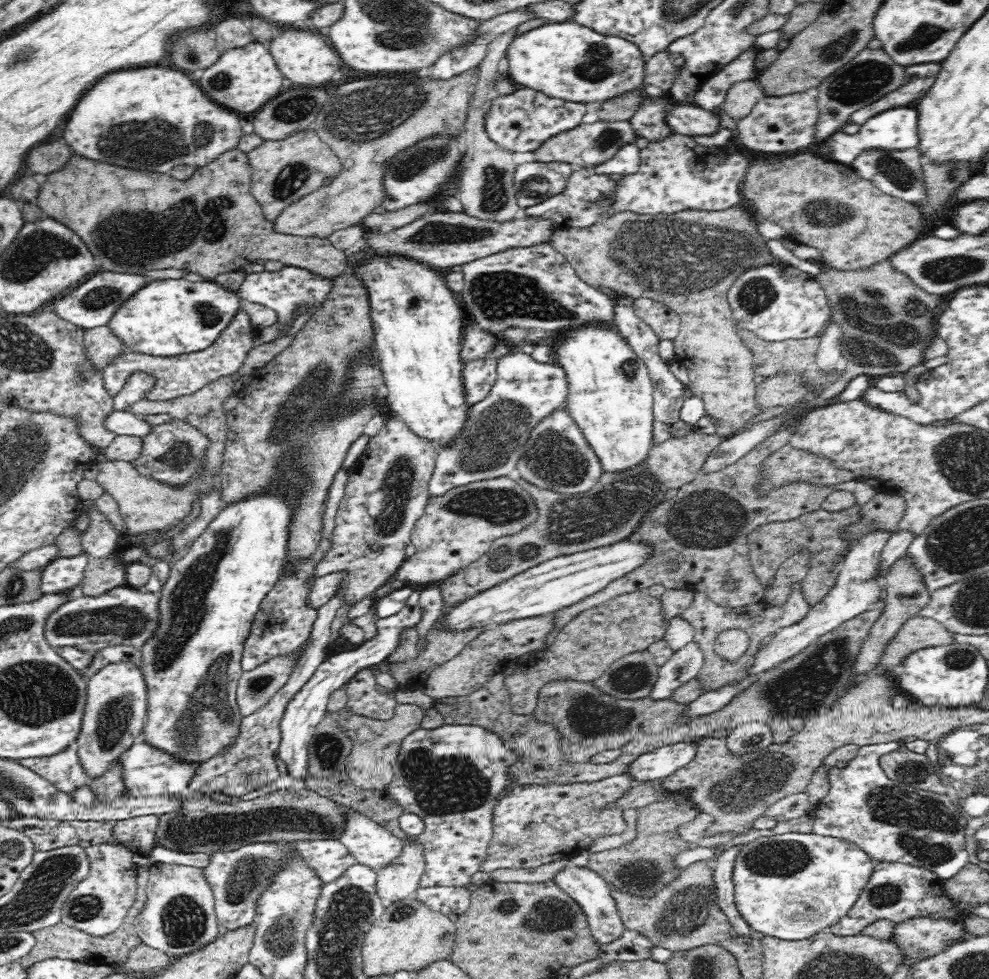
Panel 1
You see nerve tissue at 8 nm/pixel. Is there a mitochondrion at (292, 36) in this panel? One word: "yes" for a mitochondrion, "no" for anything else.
no

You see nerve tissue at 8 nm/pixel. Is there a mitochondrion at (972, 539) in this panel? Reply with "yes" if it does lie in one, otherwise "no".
yes

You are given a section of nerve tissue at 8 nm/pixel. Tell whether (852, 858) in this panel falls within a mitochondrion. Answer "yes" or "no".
no

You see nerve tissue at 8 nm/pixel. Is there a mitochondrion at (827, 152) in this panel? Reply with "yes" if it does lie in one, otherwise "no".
no

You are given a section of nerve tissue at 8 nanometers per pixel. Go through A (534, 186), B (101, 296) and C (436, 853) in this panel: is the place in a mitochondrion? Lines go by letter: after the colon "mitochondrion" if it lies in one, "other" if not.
A: mitochondrion
B: mitochondrion
C: other

